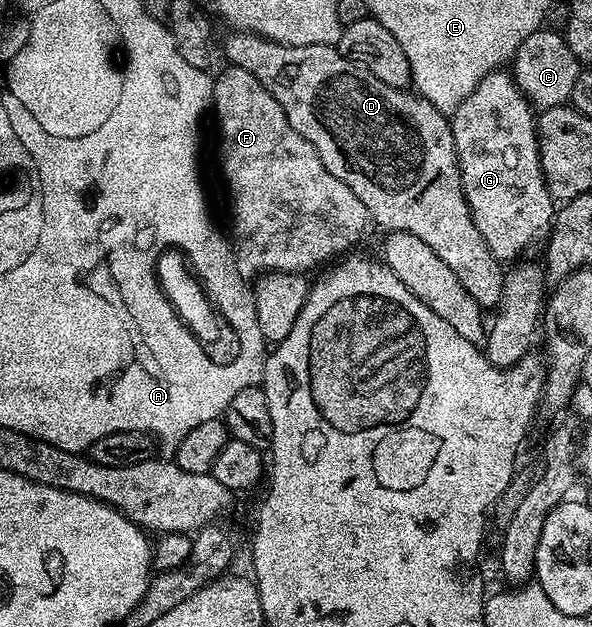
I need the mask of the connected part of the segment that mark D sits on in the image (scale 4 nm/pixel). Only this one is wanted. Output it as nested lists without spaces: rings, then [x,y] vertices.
[[[230,30],[230,33],[226,36],[226,41],[223,44],[221,41],[220,48],[221,51],[222,48],[226,51],[226,56],[230,59],[227,61],[233,67],[240,70],[248,70],[248,74],[252,74],[252,78],[256,78],[256,82],[260,82],[260,86],[264,86],[264,90],[268,90],[268,94],[272,94],[272,98],[276,98],[276,102],[280,102],[280,106],[284,110],[292,130],[296,130],[296,134],[300,134],[300,138],[308,138],[308,142],[312,142],[316,154],[320,154],[320,162],[324,162],[324,166],[328,171],[336,174],[336,178],[340,178],[340,182],[344,182],[348,186],[348,190],[352,190],[352,194],[356,194],[356,198],[360,198],[360,202],[364,202],[366,215],[373,223],[375,220],[387,233],[407,232],[415,235],[416,238],[420,238],[424,245],[430,246],[436,252],[437,257],[452,270],[461,286],[479,304],[482,310],[488,310],[488,308],[490,308],[489,310],[497,309],[498,303],[502,301],[502,291],[504,290],[504,268],[492,254],[488,242],[484,242],[480,230],[476,230],[474,225],[474,219],[462,189],[462,175],[458,169],[456,142],[452,138],[452,130],[450,129],[450,120],[447,113],[436,110],[436,106],[432,106],[427,100],[422,99],[421,96],[413,91],[393,88],[388,86],[388,82],[380,82],[380,78],[376,78],[366,68],[358,67],[349,56],[342,55],[337,47],[328,44],[288,46],[280,42],[272,42],[268,38],[257,36],[251,32]]]

